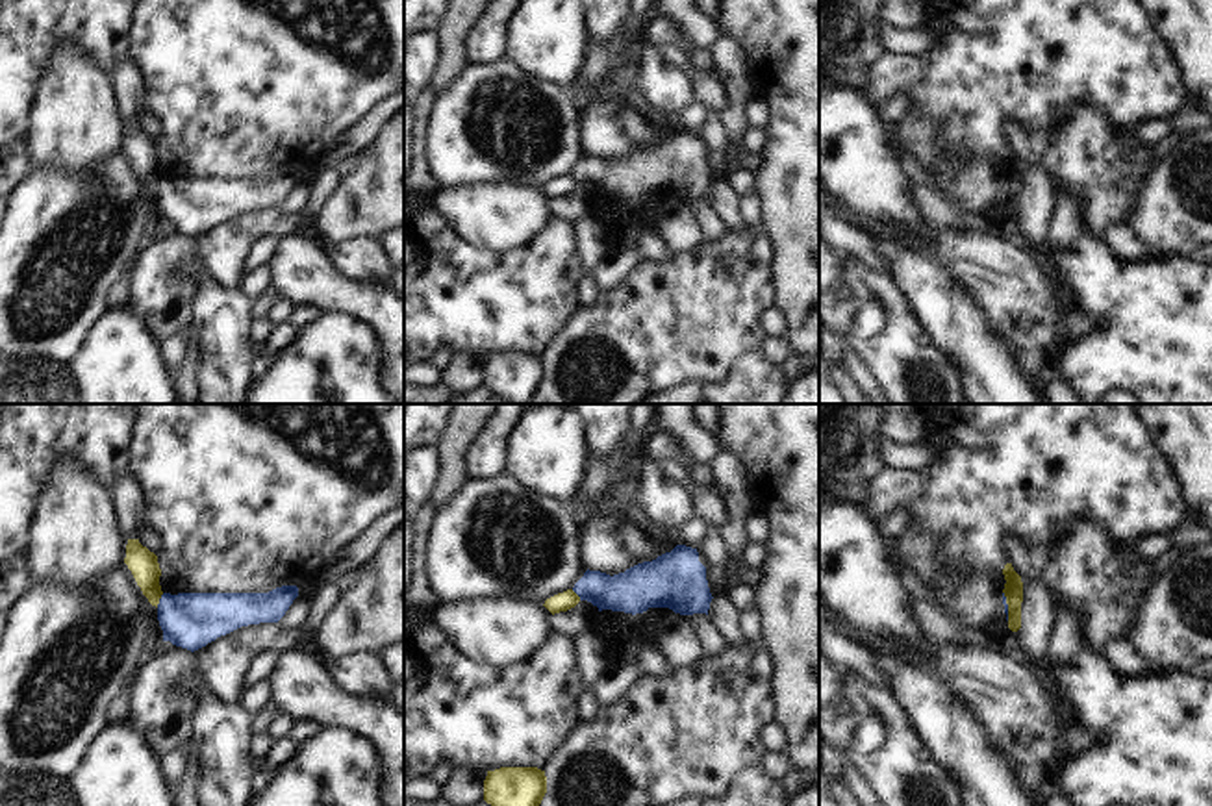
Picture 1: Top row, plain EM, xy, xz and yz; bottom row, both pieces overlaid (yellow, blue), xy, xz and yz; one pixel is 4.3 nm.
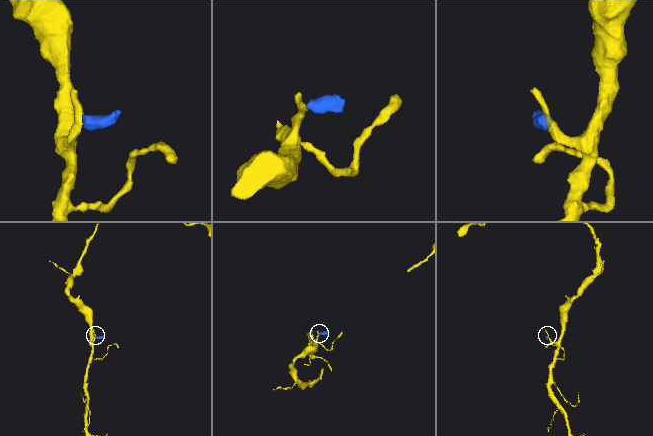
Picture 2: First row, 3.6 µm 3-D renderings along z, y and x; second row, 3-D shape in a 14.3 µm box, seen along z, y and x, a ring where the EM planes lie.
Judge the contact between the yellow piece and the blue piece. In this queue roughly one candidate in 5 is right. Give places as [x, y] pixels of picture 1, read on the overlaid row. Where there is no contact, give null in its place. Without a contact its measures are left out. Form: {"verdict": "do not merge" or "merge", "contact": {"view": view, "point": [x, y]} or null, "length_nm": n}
{"verdict": "do not merge", "contact": {"view": "xy", "point": [158, 601]}, "length_nm": 70}

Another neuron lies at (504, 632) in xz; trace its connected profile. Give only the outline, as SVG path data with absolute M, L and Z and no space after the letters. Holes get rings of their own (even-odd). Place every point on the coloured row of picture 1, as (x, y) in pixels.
M523 598L443 602L434 613L461 652L497 667L532 660L554 636L552 613Z

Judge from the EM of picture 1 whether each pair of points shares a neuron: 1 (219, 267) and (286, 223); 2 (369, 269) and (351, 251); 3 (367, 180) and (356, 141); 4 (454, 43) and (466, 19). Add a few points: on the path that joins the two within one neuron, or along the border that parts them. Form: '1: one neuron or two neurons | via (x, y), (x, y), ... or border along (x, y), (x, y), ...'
1: one neuron | via (230, 249), (256, 223), (267, 223)
2: one neuron | via (366, 265), (354, 254)
3: two neurons | border along (384, 121), (358, 152)
4: one neuron | via (454, 37), (460, 25)

